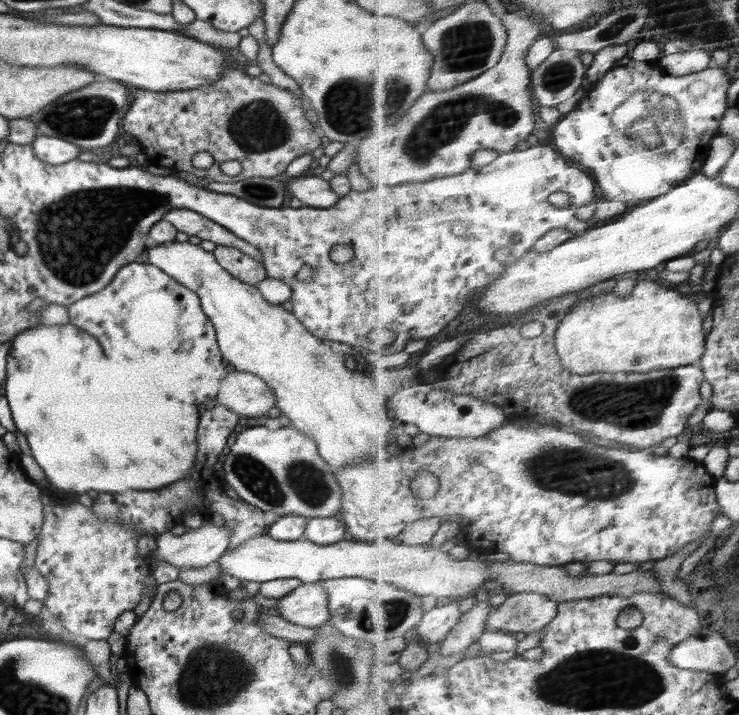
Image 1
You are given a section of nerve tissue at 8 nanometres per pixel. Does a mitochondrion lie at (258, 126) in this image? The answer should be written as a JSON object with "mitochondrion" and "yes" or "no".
{"mitochondrion":"yes"}

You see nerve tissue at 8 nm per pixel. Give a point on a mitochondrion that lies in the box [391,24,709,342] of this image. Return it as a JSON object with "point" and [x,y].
{"point":[443,123]}

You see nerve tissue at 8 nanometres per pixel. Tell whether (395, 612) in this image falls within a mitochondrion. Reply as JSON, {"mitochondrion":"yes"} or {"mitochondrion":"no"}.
{"mitochondrion":"yes"}

